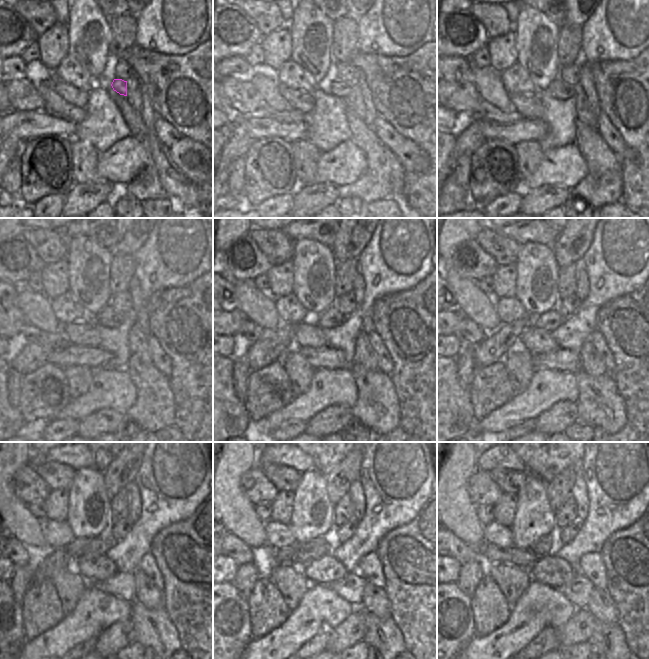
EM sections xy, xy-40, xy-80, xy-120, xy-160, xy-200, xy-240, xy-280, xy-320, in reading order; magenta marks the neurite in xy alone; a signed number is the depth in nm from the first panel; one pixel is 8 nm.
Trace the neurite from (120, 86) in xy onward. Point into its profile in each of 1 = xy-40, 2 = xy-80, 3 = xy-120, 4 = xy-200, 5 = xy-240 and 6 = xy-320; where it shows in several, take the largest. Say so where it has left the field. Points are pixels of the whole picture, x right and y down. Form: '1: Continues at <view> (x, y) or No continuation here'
1: Continues at xy-40 (339, 89)
2: Continues at xy-80 (560, 90)
3: Continues at xy-120 (108, 317)
4: Continues at xy-200 (549, 321)
5: Continues at xy-240 (99, 546)
6: Continues at xy-320 (524, 558).

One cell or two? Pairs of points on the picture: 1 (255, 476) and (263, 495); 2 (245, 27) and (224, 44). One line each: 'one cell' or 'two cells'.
1: one cell
2: one cell

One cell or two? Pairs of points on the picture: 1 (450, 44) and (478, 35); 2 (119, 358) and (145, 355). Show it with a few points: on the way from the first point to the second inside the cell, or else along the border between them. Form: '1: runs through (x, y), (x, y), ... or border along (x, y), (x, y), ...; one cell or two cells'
1: runs through (457, 45), (465, 46), (473, 42); one cell
2: border along (130, 330), (129, 351), (131, 354); two cells

